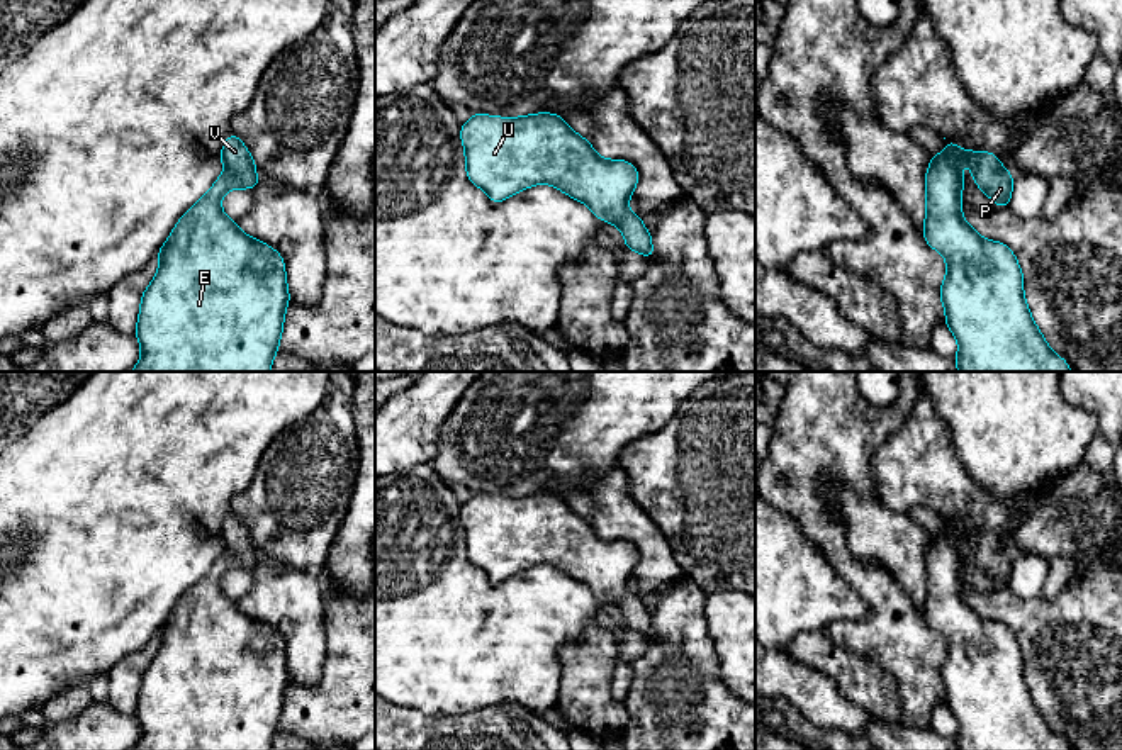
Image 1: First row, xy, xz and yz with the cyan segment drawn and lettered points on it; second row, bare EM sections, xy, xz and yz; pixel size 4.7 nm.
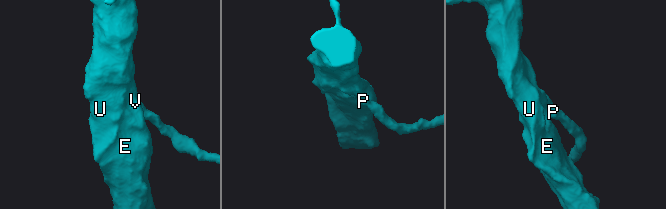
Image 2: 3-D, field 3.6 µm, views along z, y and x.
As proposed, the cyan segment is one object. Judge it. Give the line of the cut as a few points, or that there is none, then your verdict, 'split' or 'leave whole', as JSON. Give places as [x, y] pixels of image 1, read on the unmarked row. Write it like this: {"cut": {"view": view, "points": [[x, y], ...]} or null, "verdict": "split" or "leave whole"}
{"cut": null, "verdict": "leave whole"}

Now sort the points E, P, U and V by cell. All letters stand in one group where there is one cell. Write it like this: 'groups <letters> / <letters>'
groups E P U V

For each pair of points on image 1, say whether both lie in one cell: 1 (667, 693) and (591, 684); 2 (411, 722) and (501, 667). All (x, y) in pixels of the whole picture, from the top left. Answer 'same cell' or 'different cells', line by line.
1: different cells
2: different cells

